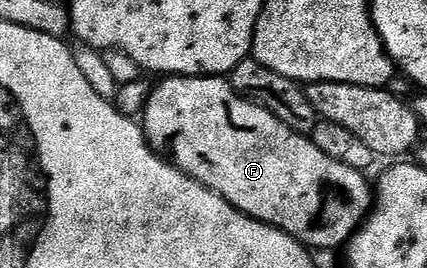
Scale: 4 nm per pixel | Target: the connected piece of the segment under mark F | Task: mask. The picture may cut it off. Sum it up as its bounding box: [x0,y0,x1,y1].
[140,76,375,251]

